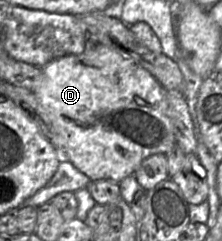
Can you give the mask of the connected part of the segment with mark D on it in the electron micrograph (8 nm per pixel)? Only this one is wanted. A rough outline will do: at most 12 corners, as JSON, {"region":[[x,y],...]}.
{"region":[[98,44],[42,68],[50,141],[120,183],[176,144],[166,90]]}

